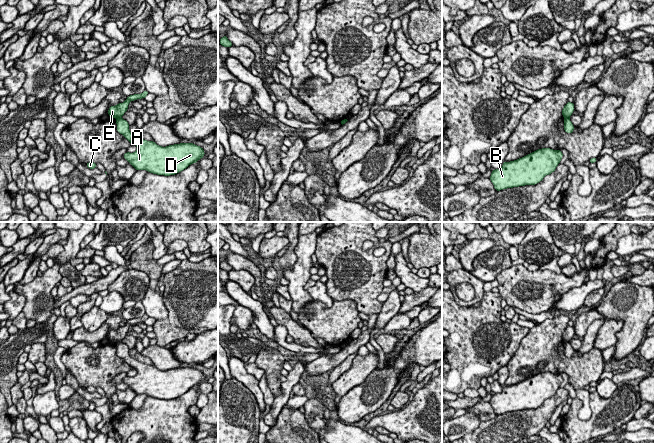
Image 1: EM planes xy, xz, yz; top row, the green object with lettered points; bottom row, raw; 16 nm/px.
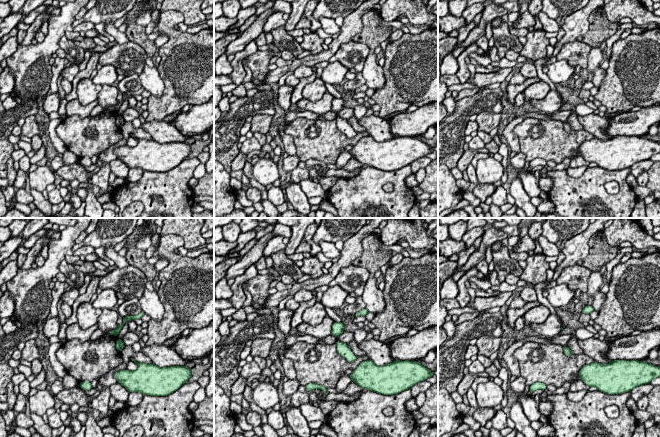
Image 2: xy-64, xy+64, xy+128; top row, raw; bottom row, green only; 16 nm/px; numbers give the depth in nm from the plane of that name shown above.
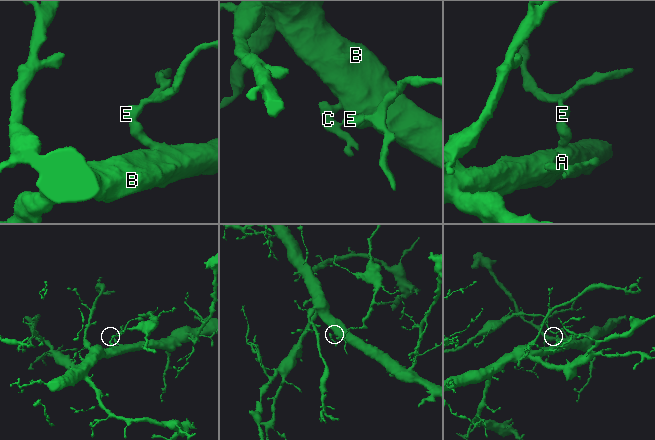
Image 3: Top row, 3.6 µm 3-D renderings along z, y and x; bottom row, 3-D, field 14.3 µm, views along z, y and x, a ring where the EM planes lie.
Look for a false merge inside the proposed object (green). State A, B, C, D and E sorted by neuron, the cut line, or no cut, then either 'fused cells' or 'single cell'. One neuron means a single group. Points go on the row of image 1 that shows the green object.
groups A B C D / E; cut xy (116, 117), (120, 118); fused cells

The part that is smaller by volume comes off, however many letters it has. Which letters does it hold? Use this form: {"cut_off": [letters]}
{"cut_off": ["E"]}

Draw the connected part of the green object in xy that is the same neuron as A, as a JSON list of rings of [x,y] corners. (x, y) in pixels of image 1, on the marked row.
[[[116,118],[116,124],[117,132],[137,146],[135,152],[126,152],[123,155],[123,158],[137,171],[146,170],[164,176],[175,175],[189,165],[197,163],[205,155],[203,148],[193,143],[180,143],[162,147],[154,141],[141,139],[130,132],[129,123],[122,118]]]

